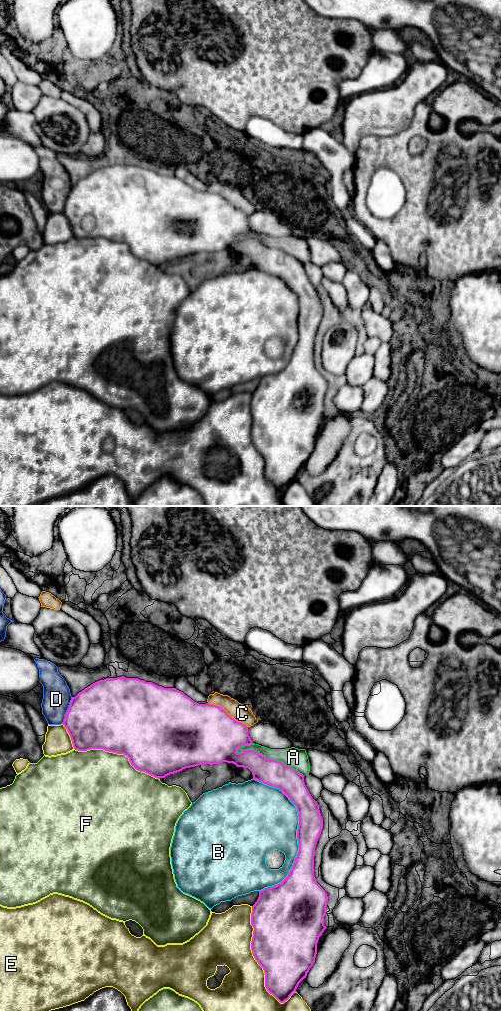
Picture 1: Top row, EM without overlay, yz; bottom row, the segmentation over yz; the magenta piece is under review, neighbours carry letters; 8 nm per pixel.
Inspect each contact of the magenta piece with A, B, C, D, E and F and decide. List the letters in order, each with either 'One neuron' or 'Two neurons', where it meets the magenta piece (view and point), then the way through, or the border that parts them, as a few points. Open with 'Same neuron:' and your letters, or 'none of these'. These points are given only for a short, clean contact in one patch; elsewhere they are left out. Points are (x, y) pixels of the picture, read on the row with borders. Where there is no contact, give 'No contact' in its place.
Same neuron: none of these
A: Two neurons. Touches magenta at yz (269, 759)
B: Two neurons. Touches magenta at yz (297, 833)
C: Two neurons. Touches magenta at yz (227, 713)
D: Two neurons. Touches magenta at yz (67, 710)
E: Two neurons. Touches magenta at yz (253, 955)
F: Two neurons. Touches magenta at yz (118, 753)

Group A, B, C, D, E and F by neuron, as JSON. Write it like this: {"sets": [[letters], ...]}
{"sets": [["A", "C", "D"], ["B"], ["E"], ["F"]]}

